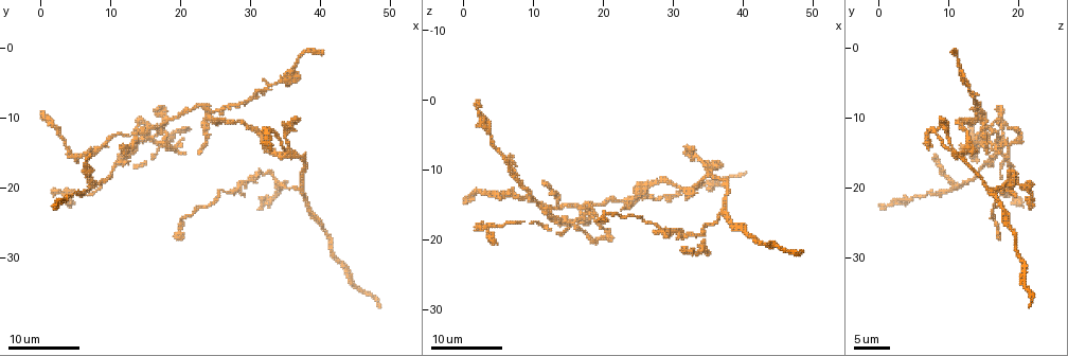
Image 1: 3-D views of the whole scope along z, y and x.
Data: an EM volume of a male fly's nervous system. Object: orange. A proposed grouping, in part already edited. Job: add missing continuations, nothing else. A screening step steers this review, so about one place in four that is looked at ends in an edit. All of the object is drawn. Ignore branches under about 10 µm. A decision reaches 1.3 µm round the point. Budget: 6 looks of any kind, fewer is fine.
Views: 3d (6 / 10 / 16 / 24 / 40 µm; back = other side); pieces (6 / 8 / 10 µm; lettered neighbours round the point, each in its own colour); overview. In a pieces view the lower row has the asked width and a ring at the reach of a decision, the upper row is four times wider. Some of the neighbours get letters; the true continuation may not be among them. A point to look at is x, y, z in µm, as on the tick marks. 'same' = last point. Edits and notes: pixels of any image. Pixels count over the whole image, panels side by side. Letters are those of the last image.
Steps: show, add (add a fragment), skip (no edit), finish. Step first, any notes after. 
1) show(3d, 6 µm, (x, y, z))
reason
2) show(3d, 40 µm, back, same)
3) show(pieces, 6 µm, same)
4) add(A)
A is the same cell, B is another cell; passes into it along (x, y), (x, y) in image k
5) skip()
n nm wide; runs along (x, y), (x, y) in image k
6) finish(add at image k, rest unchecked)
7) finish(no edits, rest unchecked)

show(3d, 16 µm, (48.5, 37.0, 21.5))
branch stops here

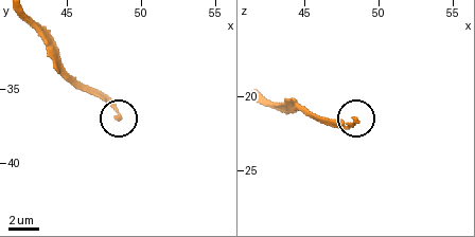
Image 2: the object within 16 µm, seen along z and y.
show(pieces, 10 µm, (48.4, 37.0, 21.6))
what lies round it

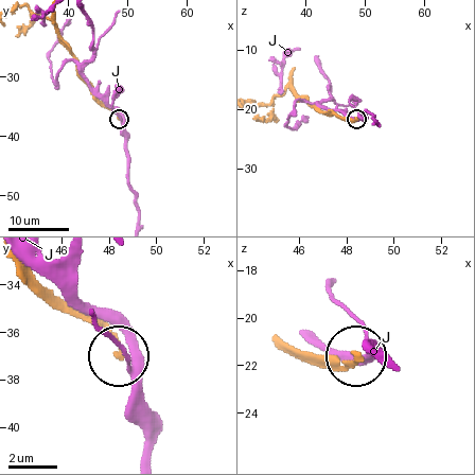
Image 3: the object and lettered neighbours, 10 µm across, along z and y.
skip()
J is another cell; runs along (301, 353), (344, 359), (355, 353) in image 3; no lettered fragment goes on from it

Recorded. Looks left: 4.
show(3d, 24 µm, (19.5, 27.0, 17.0))
branch stops here

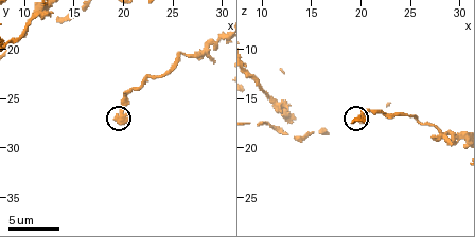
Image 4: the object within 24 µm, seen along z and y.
show(pieces, 8 µm, (19.4, 27.4, 17.0))

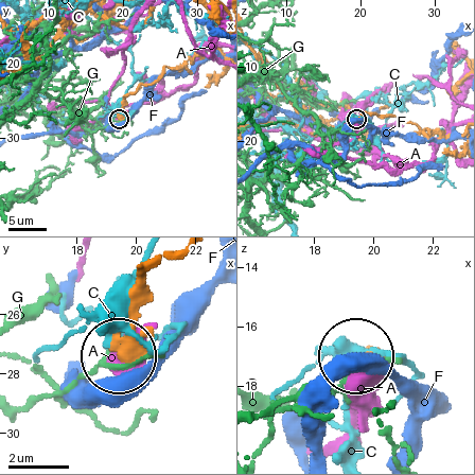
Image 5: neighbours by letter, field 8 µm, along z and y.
skip()
A, C, F and G are other cells; runs along (165, 256), (145, 276), (135, 336), (122, 356) in image 5; none of them fits

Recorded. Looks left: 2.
show(3d, 24 µm, (20.0, 13.0, 18.5))

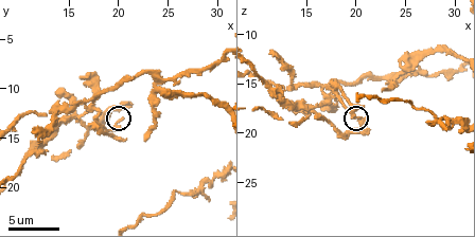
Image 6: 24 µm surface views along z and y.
show(pieces, 10 µm, (20.4, 13.0, 18.4))

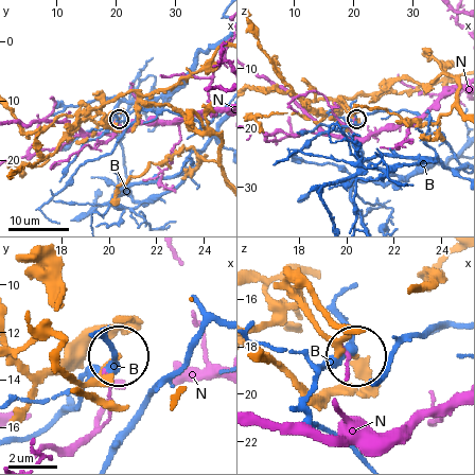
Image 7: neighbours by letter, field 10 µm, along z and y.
skip()
B and N are other cells; none of them fits

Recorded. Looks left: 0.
finish(no edits, rest unchecked)

